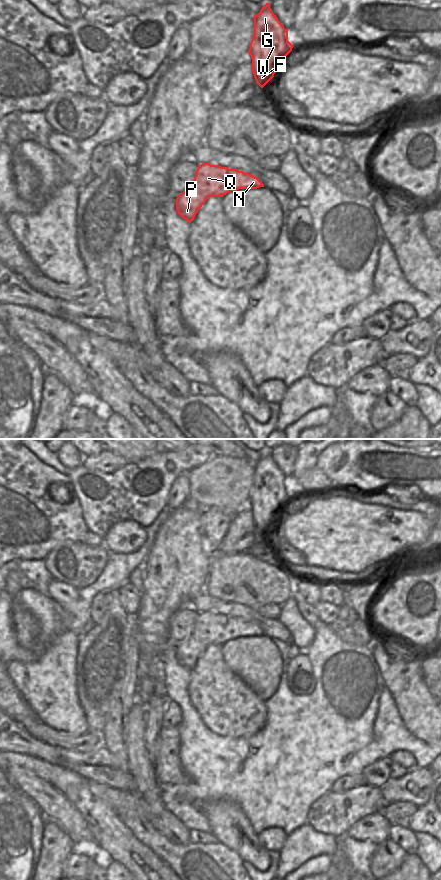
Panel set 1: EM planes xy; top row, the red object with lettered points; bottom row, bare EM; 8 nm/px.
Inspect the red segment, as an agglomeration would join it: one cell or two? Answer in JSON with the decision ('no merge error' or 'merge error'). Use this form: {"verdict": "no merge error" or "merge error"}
{"verdict": "no merge error"}

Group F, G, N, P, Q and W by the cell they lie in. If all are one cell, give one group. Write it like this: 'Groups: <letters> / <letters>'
Groups: F G N P Q W

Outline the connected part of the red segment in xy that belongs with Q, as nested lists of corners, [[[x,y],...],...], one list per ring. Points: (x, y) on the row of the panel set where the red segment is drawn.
[[[198,165],[192,184],[176,198],[178,214],[191,223],[209,197],[223,197],[239,189],[257,189],[264,184],[257,177],[219,165]]]

